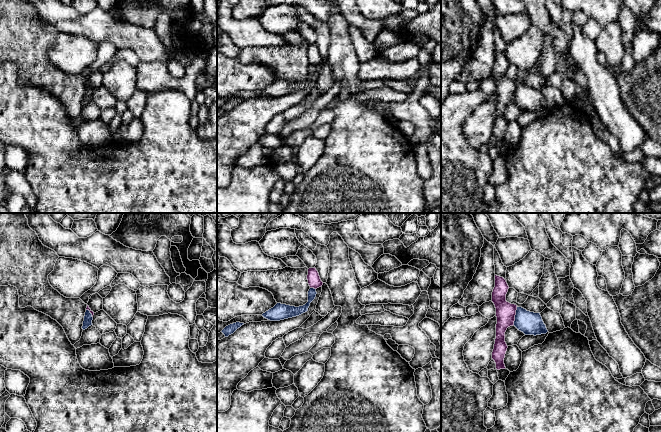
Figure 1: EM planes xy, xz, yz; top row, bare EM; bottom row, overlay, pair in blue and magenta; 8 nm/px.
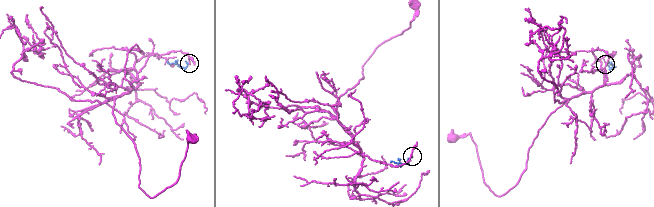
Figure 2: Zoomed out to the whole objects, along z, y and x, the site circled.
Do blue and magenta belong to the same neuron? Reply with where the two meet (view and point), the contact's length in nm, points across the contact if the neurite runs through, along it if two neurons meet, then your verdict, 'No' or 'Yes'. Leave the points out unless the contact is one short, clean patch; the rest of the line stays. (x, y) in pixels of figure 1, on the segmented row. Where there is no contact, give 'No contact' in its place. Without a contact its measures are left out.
Touches blue at yz (515, 316). Shared border 150 nm. Boundary: yz (517, 307), (513, 324). No

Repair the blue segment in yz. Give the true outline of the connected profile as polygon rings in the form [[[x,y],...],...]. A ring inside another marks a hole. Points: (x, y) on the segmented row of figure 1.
[[[517,307],[514,326],[525,335],[541,335],[548,332],[540,313]]]

